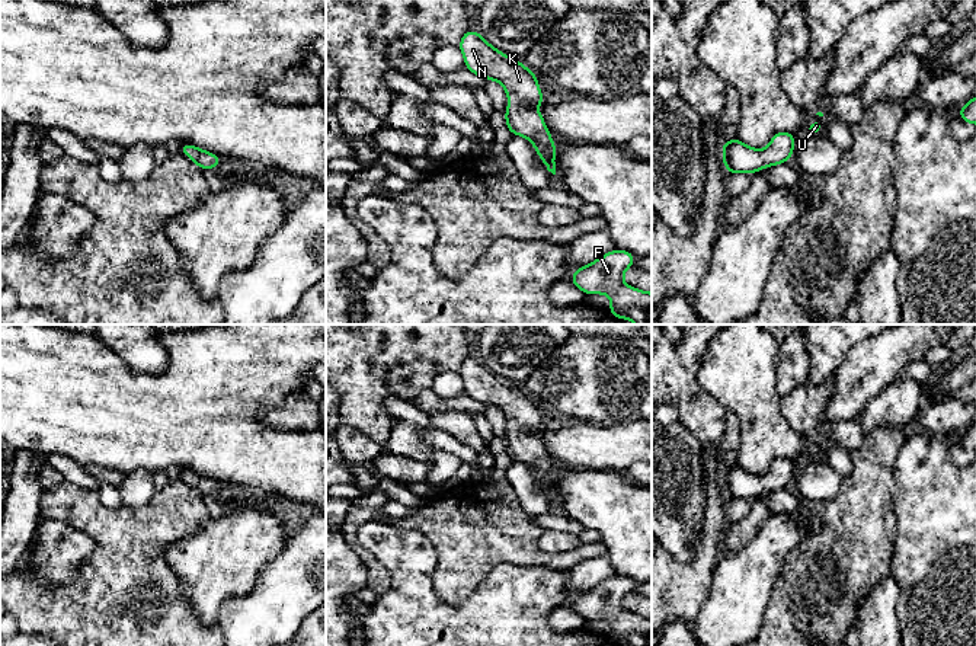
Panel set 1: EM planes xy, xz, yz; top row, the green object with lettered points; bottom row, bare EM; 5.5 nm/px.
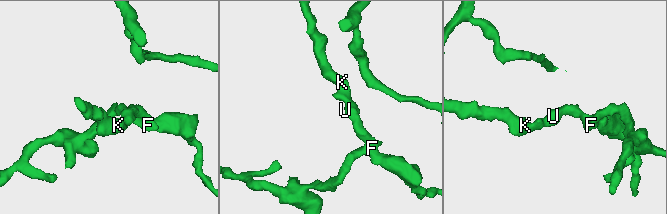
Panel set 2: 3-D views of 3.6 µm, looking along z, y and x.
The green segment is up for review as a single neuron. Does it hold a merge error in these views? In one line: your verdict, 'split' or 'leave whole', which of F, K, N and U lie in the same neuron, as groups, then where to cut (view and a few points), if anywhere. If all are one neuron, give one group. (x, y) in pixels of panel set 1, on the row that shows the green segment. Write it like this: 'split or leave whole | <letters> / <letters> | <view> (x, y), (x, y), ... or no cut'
leave whole | F K N U | no cut

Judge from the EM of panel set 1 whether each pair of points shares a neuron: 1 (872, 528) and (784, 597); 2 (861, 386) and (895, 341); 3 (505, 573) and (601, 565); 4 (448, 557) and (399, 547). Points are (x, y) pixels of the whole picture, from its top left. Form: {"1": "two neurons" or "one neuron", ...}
{"1": "one neuron", "2": "one neuron", "3": "two neurons", "4": "two neurons"}

